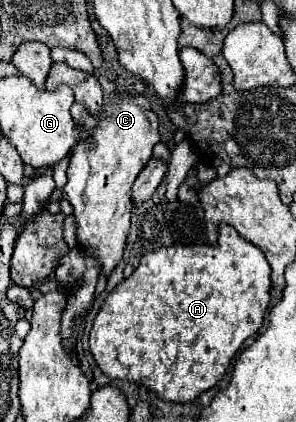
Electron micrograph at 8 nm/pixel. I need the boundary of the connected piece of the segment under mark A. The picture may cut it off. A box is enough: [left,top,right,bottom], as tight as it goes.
[90,225,272,403]

